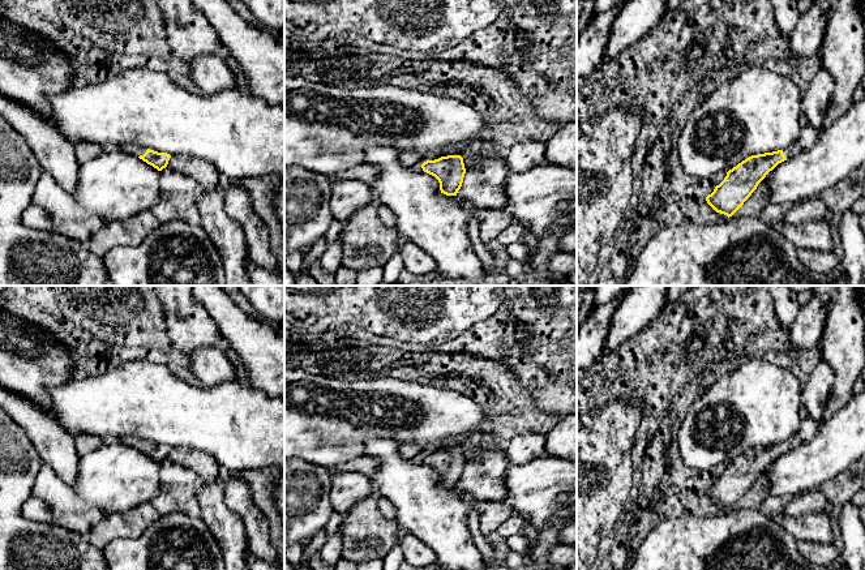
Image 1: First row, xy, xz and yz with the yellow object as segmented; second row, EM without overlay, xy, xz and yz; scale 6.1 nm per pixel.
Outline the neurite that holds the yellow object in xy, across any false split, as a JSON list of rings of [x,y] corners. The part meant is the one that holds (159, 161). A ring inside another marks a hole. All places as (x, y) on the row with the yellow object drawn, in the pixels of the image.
[[[123,143],[119,146],[119,149],[130,155],[138,157],[147,164],[157,168],[158,171],[162,171],[163,168],[166,168],[171,158],[171,155],[167,153],[158,153],[142,145],[136,145],[136,143]]]

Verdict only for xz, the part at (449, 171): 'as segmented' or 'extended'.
as segmented

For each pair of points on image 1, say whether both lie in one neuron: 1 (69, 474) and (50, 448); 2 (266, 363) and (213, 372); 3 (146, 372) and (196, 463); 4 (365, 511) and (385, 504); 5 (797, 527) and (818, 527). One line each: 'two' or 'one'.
1: one
2: two
3: two
4: two
5: one

